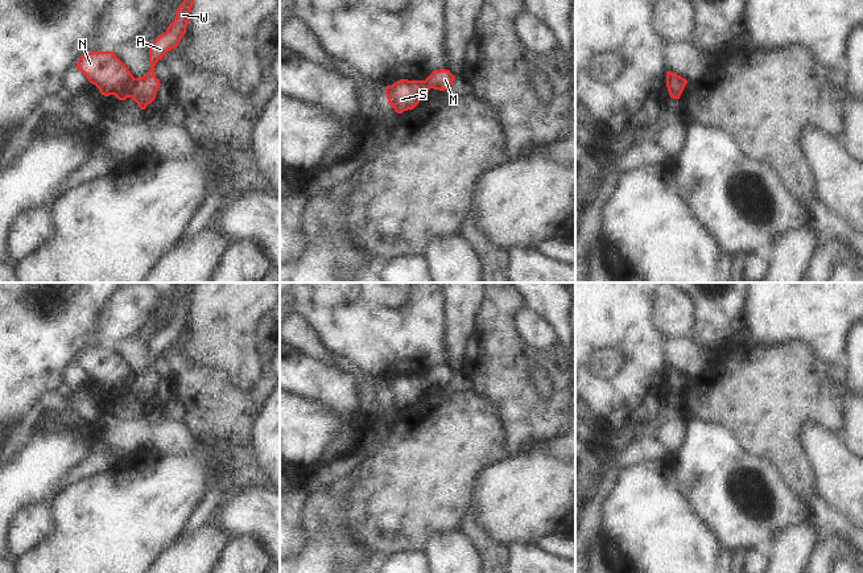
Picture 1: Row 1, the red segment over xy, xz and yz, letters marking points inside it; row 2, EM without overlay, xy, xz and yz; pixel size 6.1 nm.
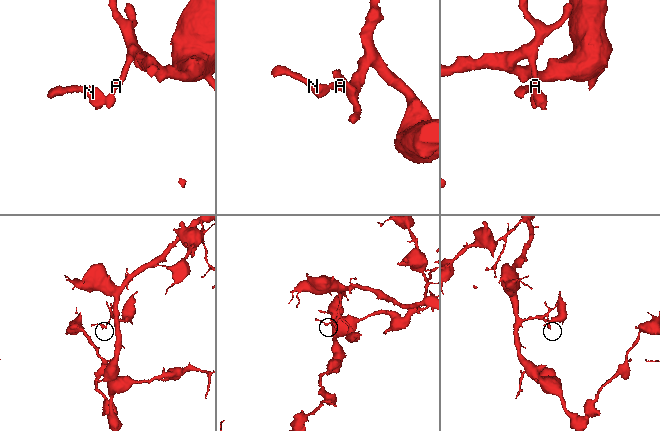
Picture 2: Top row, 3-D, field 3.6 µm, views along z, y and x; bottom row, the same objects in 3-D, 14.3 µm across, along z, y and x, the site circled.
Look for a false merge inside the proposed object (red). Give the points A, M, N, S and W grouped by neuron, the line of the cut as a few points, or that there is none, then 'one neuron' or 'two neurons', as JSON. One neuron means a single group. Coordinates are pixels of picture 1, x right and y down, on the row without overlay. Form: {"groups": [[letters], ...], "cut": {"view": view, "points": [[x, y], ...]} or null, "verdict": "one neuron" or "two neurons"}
{"groups": [["A", "M", "W"], ["N", "S"]], "cut": {"view": "xy", "points": [[135, 374], [129, 392]]}, "verdict": "two neurons"}

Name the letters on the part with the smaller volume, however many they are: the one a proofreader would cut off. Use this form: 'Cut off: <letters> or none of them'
Cut off: N, S

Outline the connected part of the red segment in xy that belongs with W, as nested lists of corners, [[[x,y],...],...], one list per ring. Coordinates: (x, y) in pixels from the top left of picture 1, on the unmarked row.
[[[195,284],[186,290],[182,300],[176,306],[174,317],[168,322],[165,329],[161,329],[149,341],[149,359],[150,366],[141,374],[135,374],[135,380],[131,386],[131,393],[139,400],[141,405],[145,405],[156,395],[156,388],[160,384],[160,376],[154,371],[156,359],[164,354],[164,351],[176,345],[186,329],[189,320],[189,312],[194,300]]]

